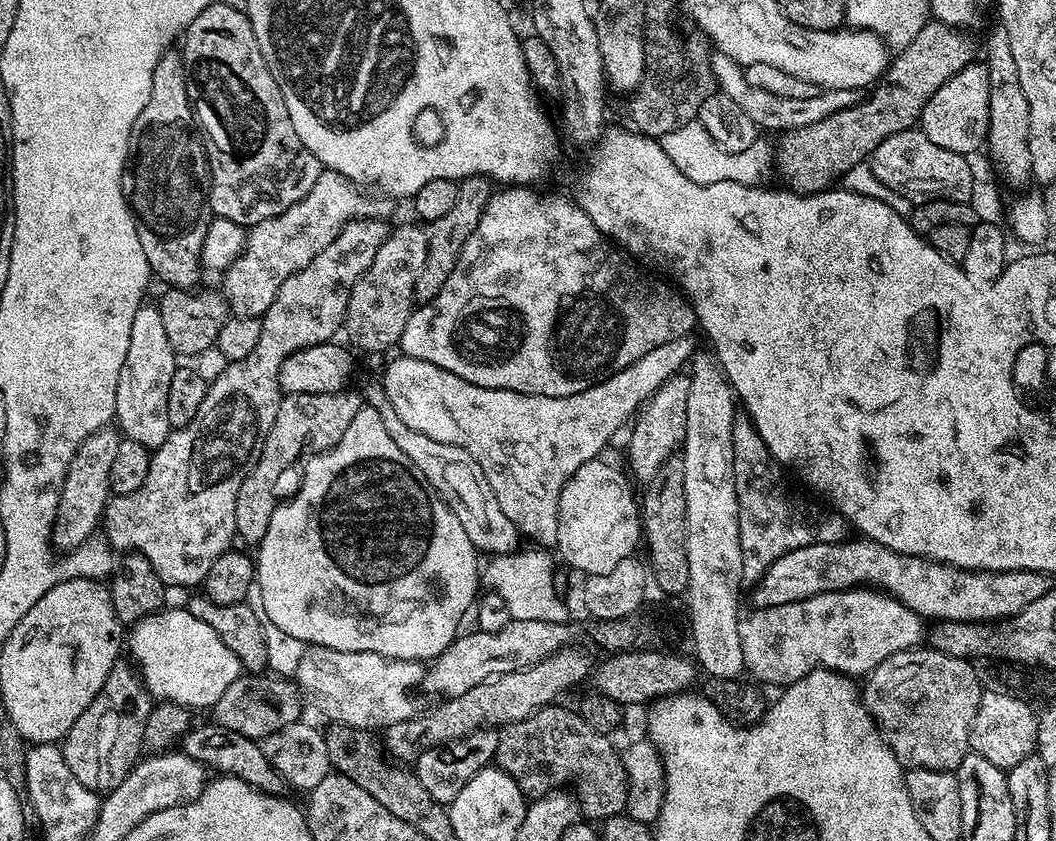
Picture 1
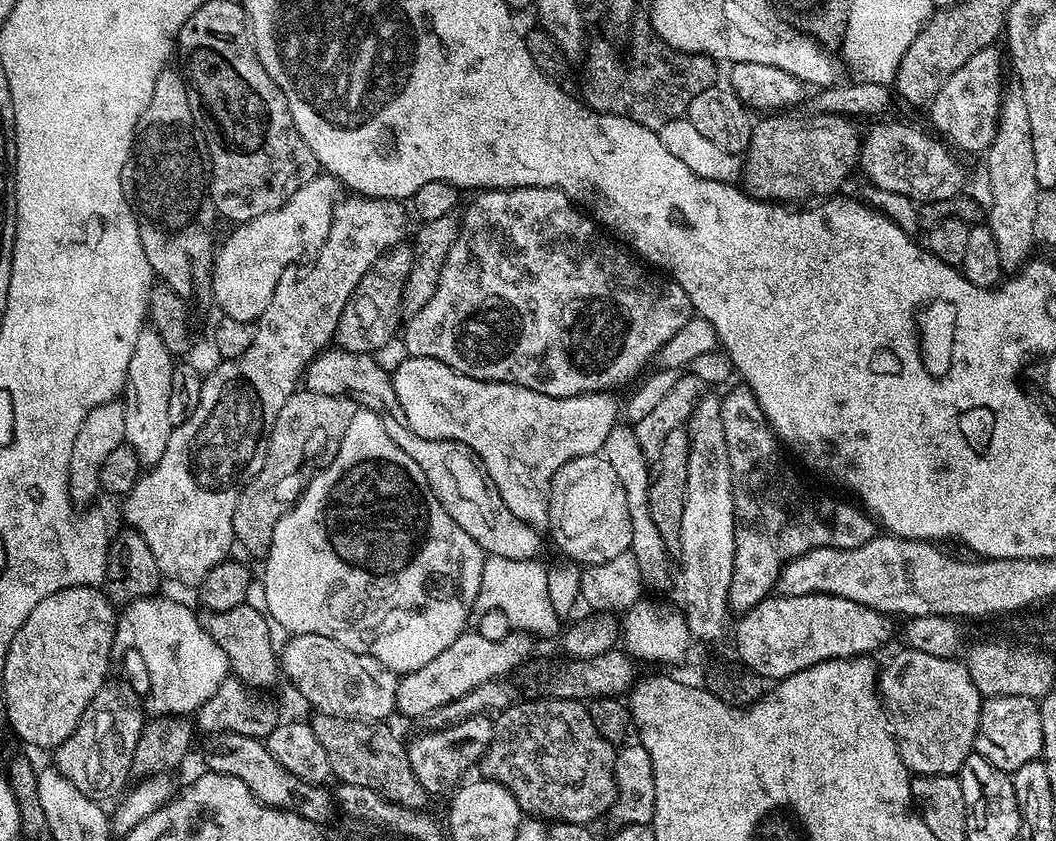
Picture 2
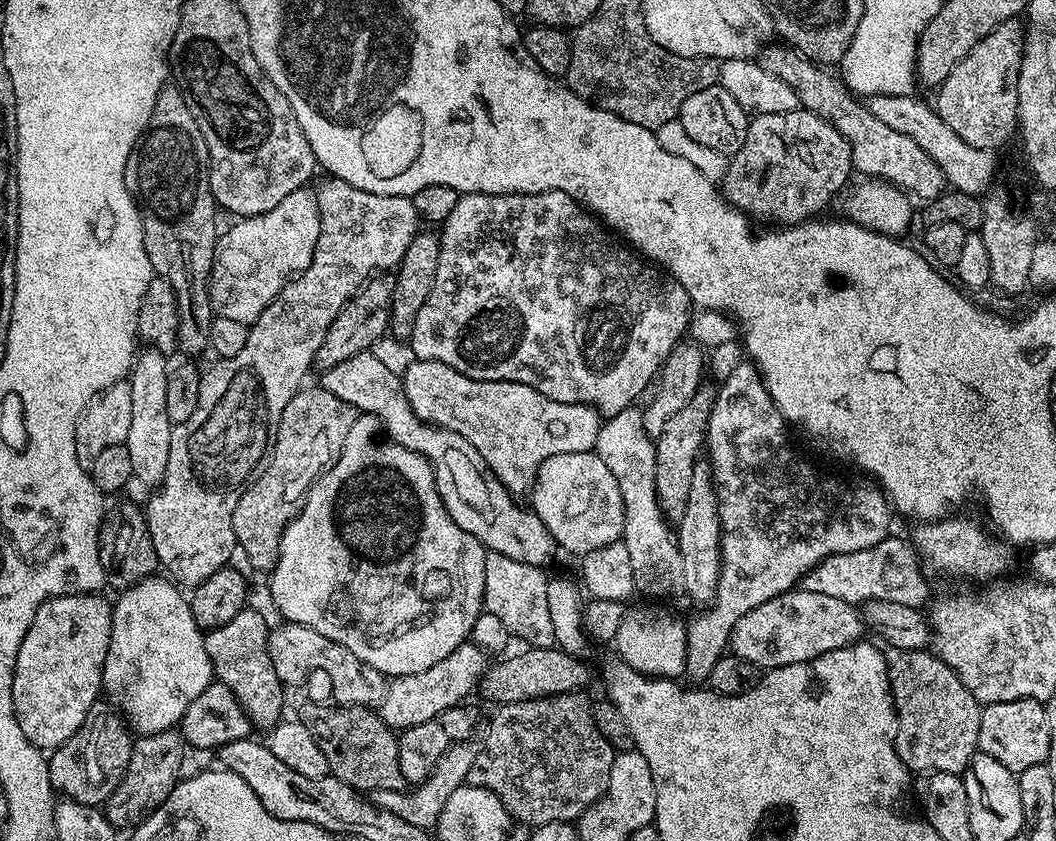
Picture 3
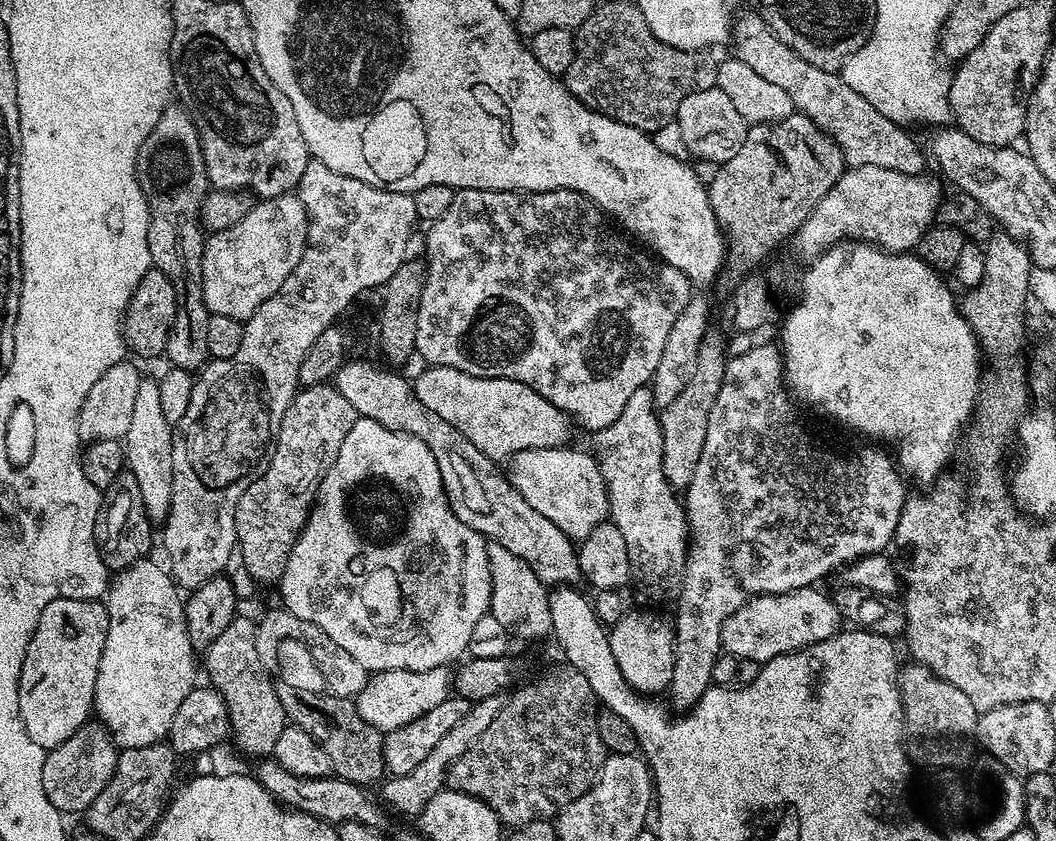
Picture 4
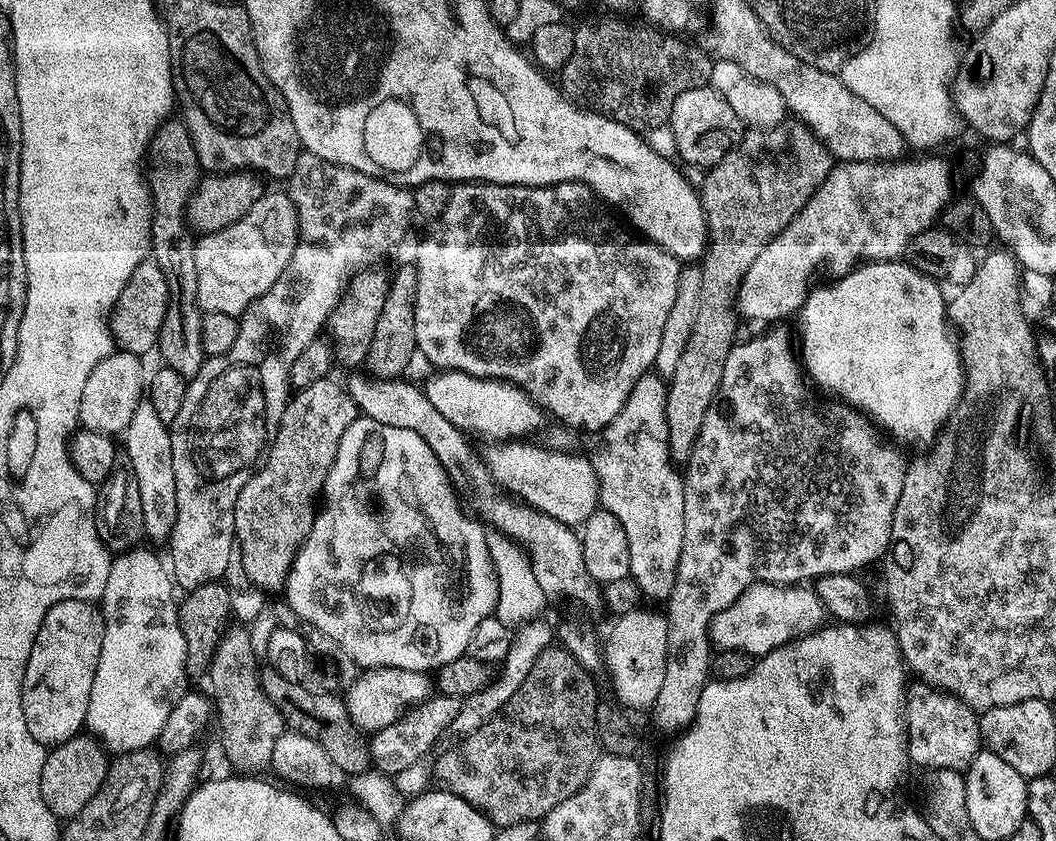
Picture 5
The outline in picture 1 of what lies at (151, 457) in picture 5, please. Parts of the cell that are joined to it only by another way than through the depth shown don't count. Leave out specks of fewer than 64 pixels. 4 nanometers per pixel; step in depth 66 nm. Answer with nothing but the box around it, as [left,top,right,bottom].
[114,302,178,450]

